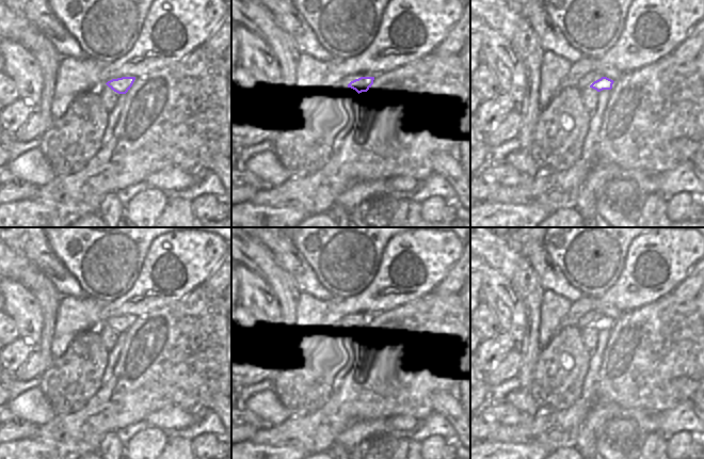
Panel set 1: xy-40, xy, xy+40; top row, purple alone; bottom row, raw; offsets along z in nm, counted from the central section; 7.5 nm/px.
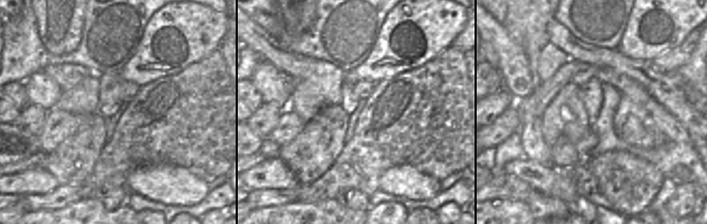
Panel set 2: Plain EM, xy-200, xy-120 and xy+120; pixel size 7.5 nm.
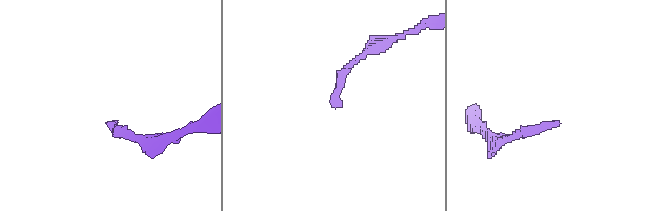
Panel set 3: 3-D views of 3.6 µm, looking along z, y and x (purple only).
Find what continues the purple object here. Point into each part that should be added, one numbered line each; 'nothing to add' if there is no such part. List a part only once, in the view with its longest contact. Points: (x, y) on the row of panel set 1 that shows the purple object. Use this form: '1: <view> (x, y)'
1: xy (345, 83)

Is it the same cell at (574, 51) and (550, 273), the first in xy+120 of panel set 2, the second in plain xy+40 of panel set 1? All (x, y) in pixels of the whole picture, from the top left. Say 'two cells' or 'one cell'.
one cell

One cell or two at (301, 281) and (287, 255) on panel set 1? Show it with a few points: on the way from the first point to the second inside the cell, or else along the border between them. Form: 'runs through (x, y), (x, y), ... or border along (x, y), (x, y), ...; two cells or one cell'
runs through (301, 274), (301, 271), (292, 262); one cell

